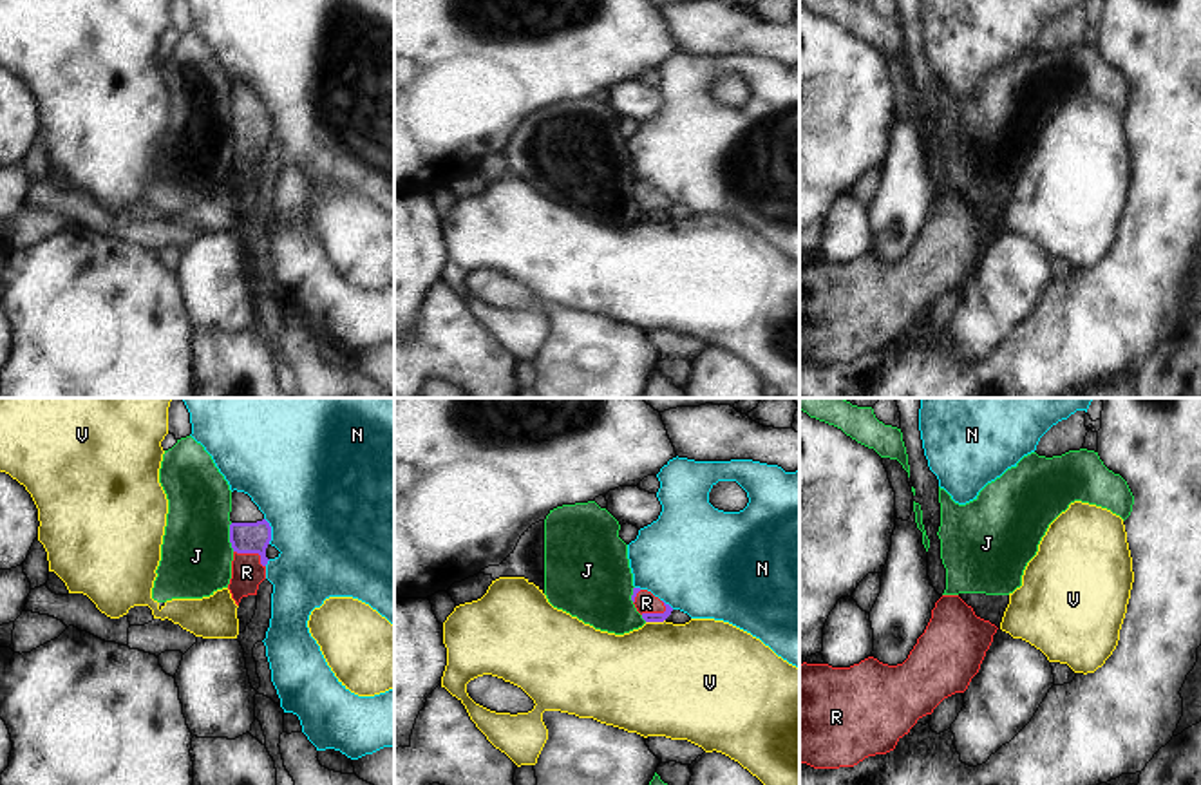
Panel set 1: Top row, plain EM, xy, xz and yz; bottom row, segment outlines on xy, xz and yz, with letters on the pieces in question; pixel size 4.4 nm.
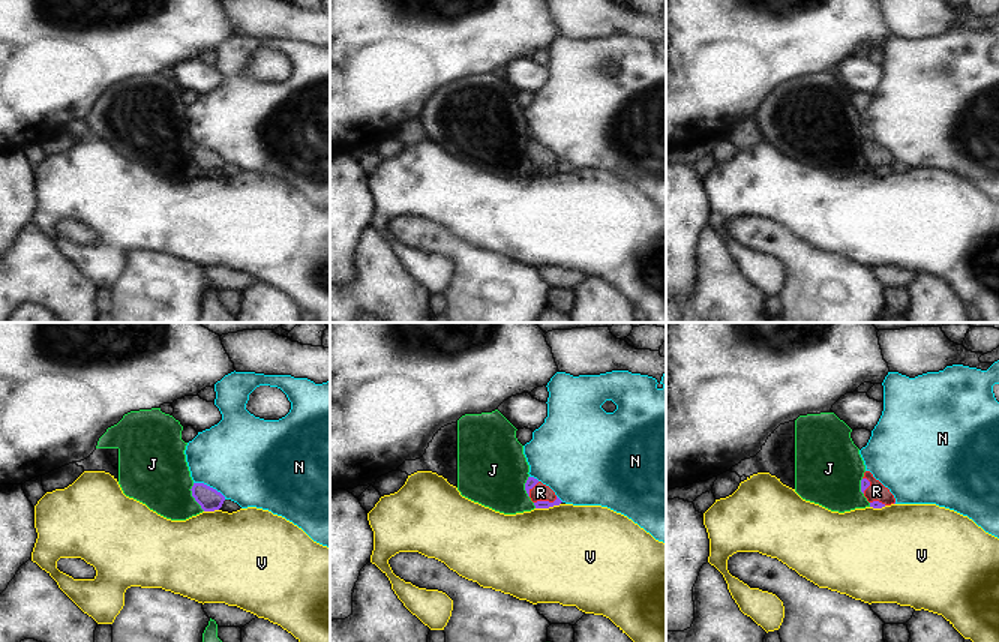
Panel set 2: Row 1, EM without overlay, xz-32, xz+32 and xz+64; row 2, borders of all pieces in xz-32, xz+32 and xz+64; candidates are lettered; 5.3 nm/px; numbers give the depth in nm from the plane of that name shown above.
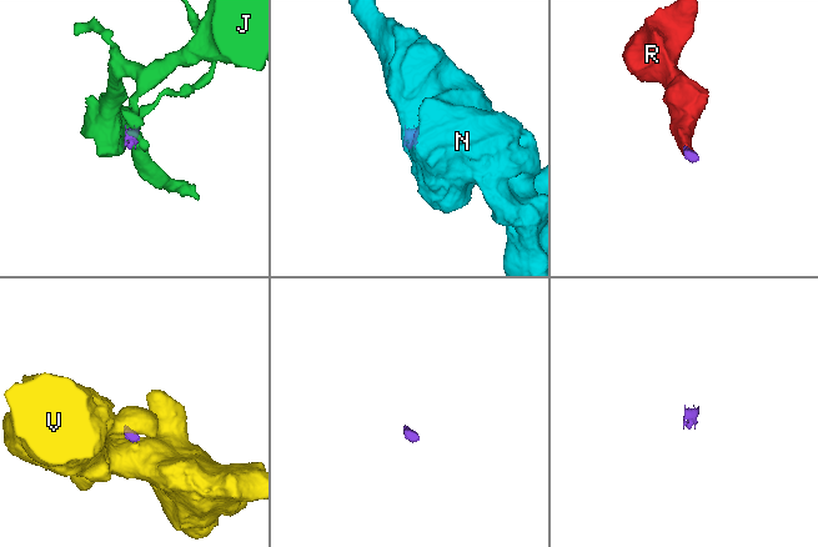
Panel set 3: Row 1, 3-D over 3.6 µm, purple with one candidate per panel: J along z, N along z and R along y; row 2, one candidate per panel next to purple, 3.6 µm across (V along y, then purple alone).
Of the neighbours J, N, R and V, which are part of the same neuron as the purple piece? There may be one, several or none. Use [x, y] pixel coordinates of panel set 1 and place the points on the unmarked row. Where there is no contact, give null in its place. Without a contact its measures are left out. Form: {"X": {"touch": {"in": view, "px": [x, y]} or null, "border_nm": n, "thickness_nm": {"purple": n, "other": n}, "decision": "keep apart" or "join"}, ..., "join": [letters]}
{"J": {"touch": {"in": "xy", "px": [230, 132]}, "border_nm": 130, "thickness_nm": {"purple": 140, "other": 320}, "decision": "keep apart"}, "N": {"touch": {"in": "xy", "px": [270, 125]}, "border_nm": 120, "thickness_nm": {"purple": 140, "other": 480}, "decision": "keep apart"}, "R": {"touch": {"in": "xy", "px": [252, 147]}, "border_nm": 160, "thickness_nm": {"purple": 140, "other": 140}, "decision": "join"}, "V": {"touch": {"in": "xz", "px": [655, 216]}, "border_nm": 90, "thickness_nm": {"purple": 50, "other": 480}, "decision": "keep apart"}, "join": ["R"]}

